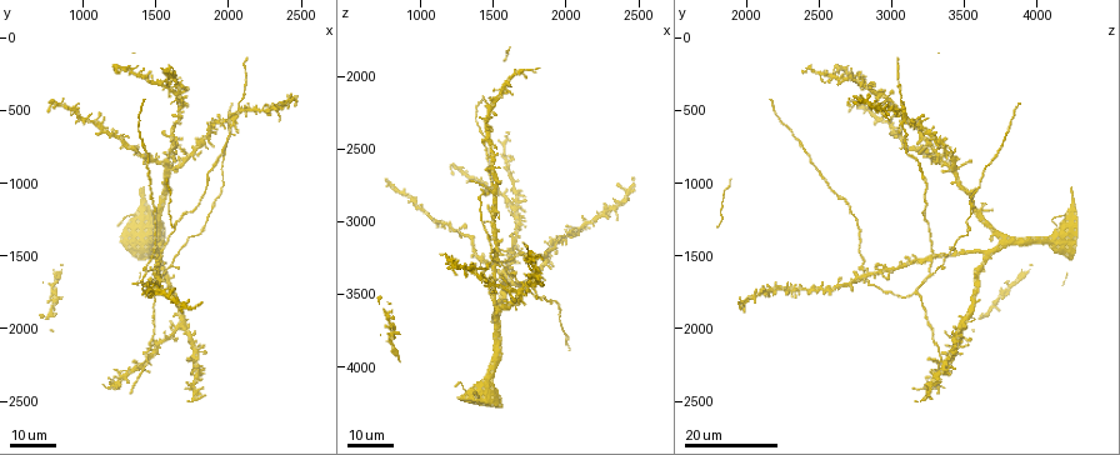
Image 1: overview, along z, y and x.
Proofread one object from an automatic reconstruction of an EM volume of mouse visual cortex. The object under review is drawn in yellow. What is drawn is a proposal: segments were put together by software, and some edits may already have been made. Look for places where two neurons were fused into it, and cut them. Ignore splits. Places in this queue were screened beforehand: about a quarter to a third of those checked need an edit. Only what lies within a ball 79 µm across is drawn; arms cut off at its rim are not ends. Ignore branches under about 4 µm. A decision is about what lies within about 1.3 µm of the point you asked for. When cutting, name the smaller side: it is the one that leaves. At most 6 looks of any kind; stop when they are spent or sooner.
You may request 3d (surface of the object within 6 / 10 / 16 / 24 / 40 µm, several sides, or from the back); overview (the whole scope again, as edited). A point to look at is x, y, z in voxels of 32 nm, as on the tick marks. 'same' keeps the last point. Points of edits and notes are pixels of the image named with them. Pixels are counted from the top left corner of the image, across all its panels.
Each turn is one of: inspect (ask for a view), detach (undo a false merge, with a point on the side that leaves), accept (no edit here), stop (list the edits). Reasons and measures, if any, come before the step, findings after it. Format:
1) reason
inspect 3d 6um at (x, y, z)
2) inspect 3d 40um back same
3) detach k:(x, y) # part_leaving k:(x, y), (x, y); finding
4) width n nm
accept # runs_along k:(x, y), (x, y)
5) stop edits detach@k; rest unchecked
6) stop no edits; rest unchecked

branch point
inspect 3d 24um at (1500, 1660, 2800)

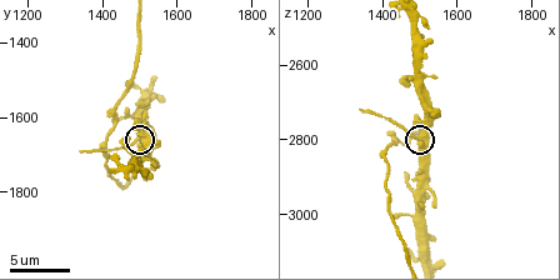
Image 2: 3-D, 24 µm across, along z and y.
zoom in
inspect 3d 10um at (1490, 1660, 2800)

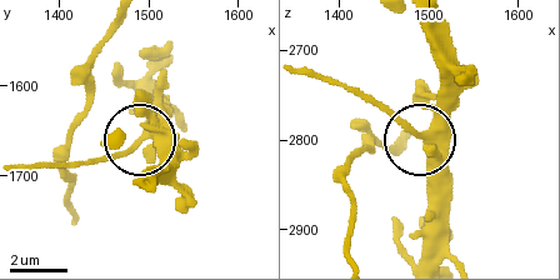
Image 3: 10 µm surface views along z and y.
arms 3
accept # one neuron here

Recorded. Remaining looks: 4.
inspect 3d 24um at (1580, 1760, 2060)

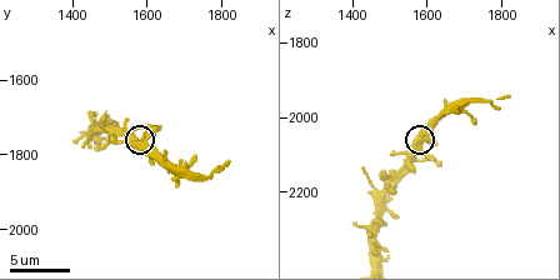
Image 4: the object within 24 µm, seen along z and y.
closer look
inspect 3d 10um same

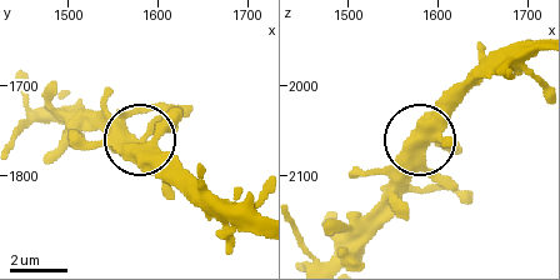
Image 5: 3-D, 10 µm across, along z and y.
accept # runs_along 5:(334, 258), (453, 88); continuous, no second neuron

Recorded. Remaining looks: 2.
three arms meet
inspect 3d 16um at (2100, 500, 3080)

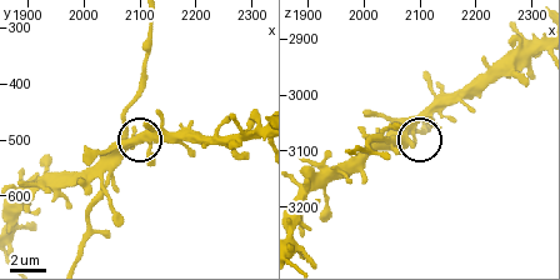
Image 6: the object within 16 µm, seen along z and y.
inspect 3d 10um at (2090, 500, 3065)

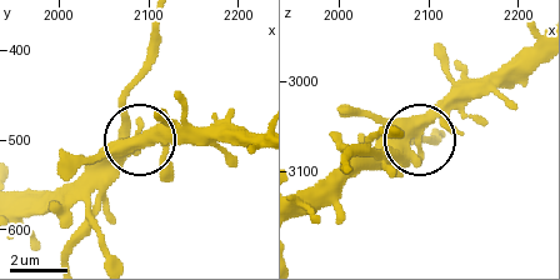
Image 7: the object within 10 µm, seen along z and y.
arms 3
accept # all the same neuron

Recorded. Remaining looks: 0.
stop no edits; rest unchecked

